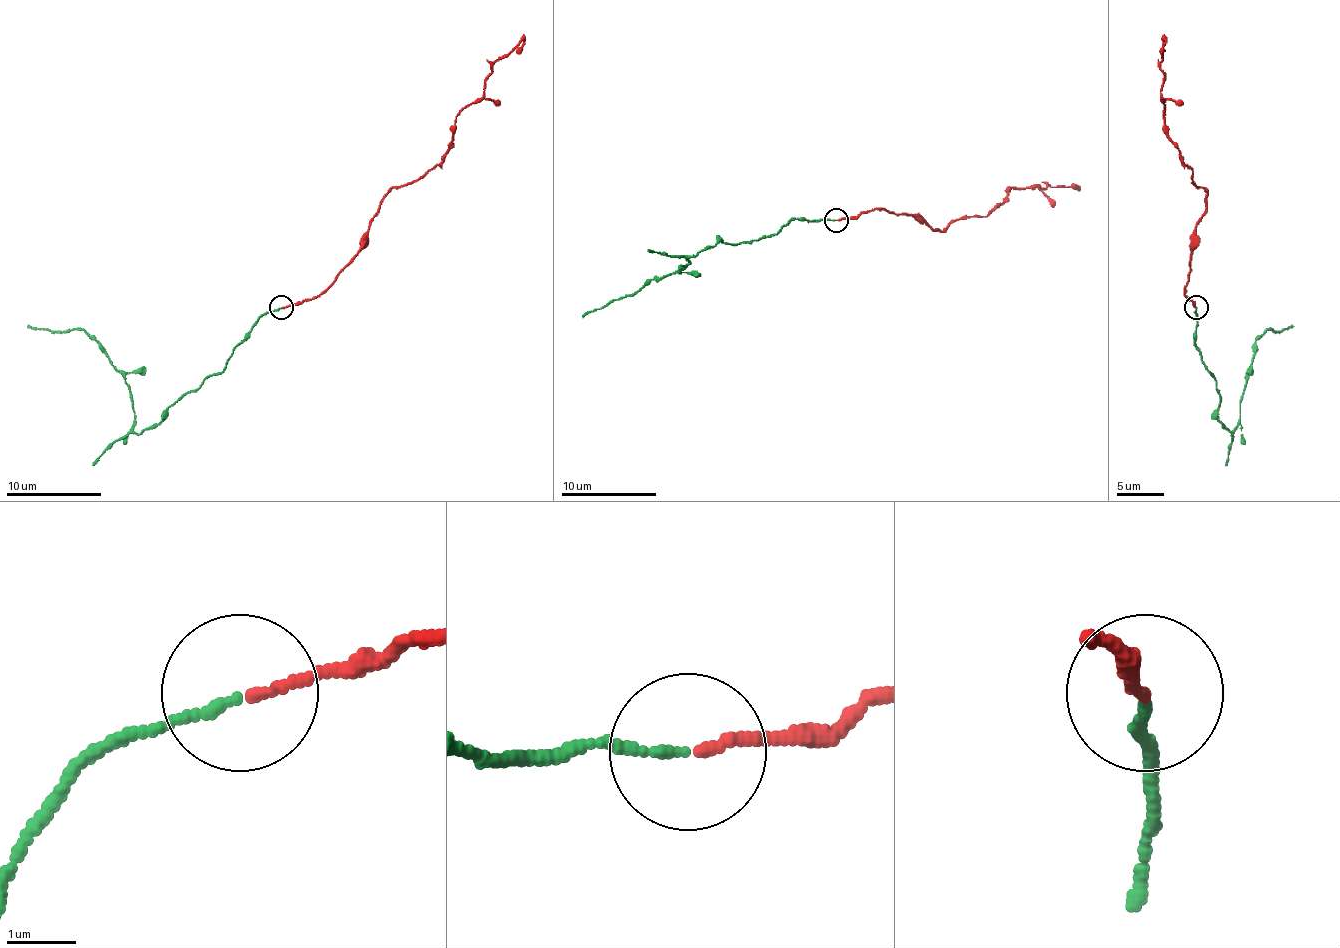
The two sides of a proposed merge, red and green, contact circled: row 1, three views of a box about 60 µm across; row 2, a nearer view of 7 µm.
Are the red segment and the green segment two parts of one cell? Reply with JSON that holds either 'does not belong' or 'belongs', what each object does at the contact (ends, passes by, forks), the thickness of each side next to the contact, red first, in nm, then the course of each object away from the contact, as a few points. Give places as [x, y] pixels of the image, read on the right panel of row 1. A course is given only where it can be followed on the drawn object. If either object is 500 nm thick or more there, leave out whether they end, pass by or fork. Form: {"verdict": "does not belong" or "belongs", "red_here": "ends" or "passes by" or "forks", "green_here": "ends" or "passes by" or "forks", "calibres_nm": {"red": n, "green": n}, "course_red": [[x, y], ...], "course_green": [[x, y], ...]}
{"verdict": "does not belong", "red_here": "ends", "green_here": "ends", "calibres_nm": {"red": 150, "green": 120}, "course_red": [[1195, 306], [1186, 297], [1186, 283], [1207, 193], [1193, 183], [1164, 117], [1160, 64], [1164, 34]], "course_green": [[1195, 306], [1195, 347], [1219, 389], [1219, 420], [1231, 432], [1236, 430], [1255, 342], [1266, 330], [1293, 325]]}

